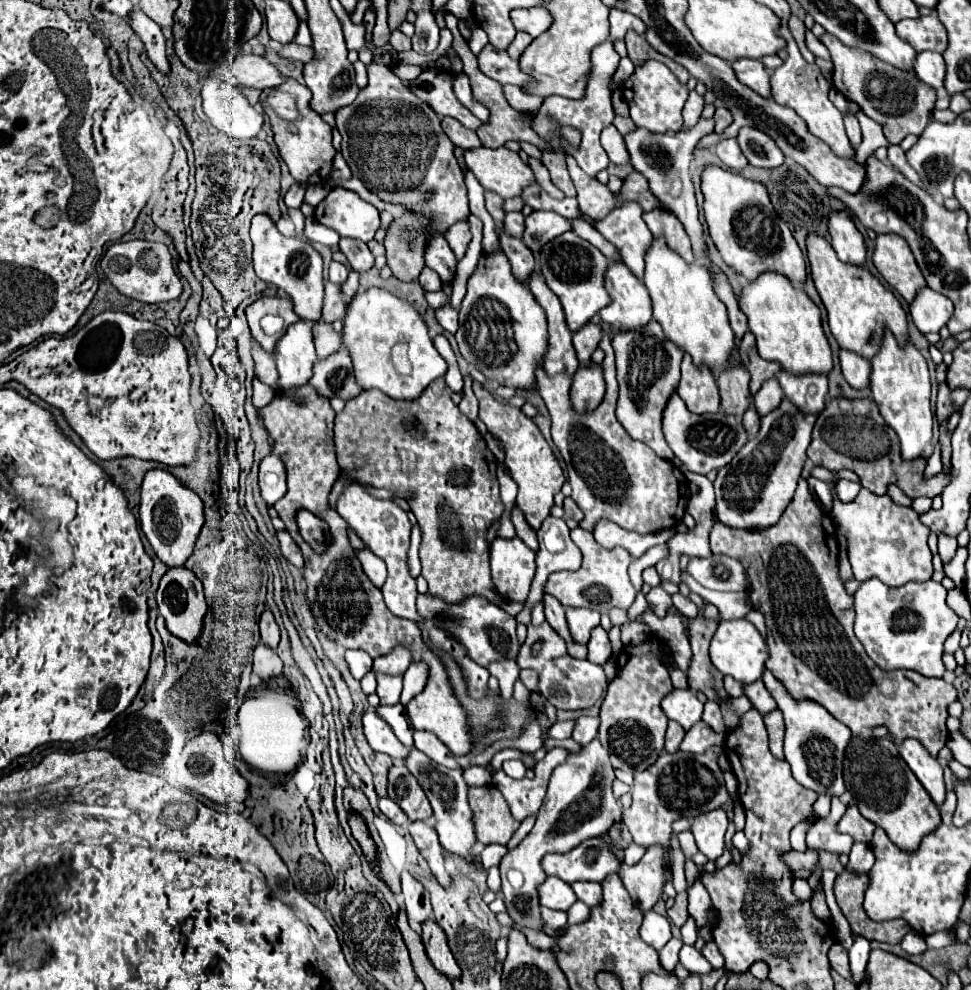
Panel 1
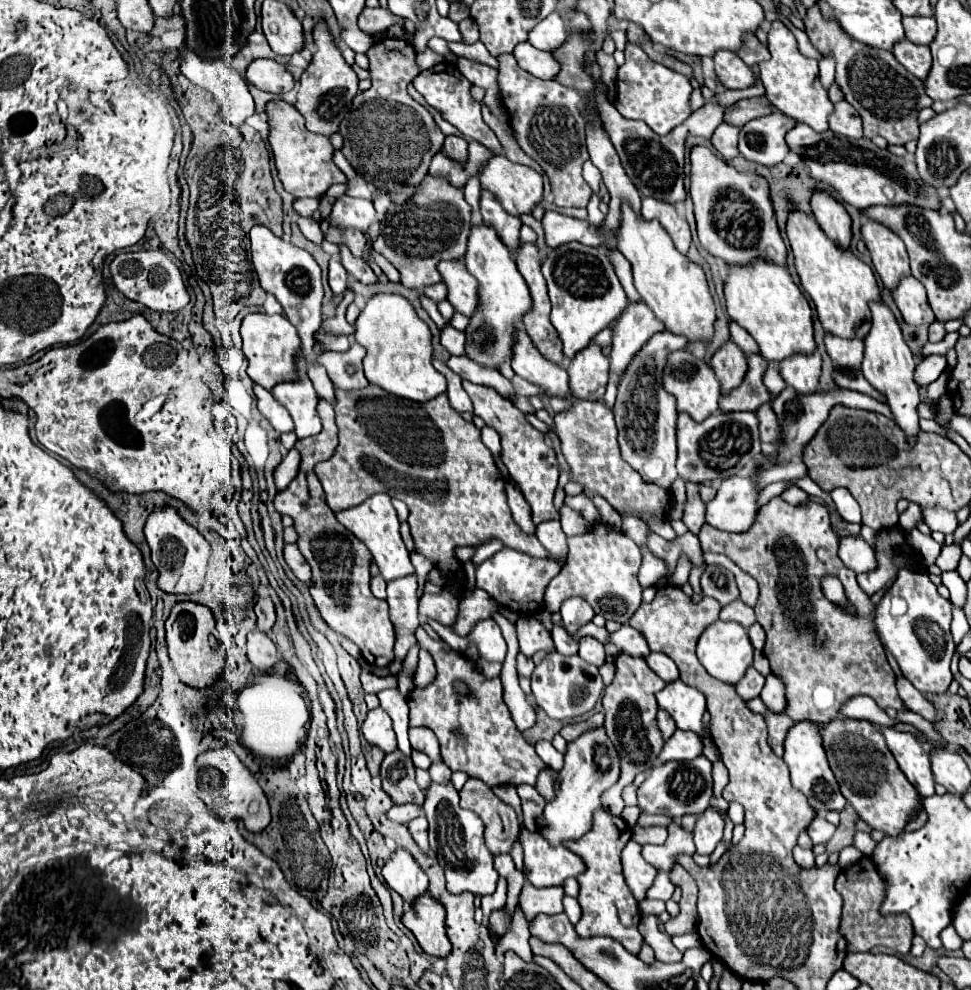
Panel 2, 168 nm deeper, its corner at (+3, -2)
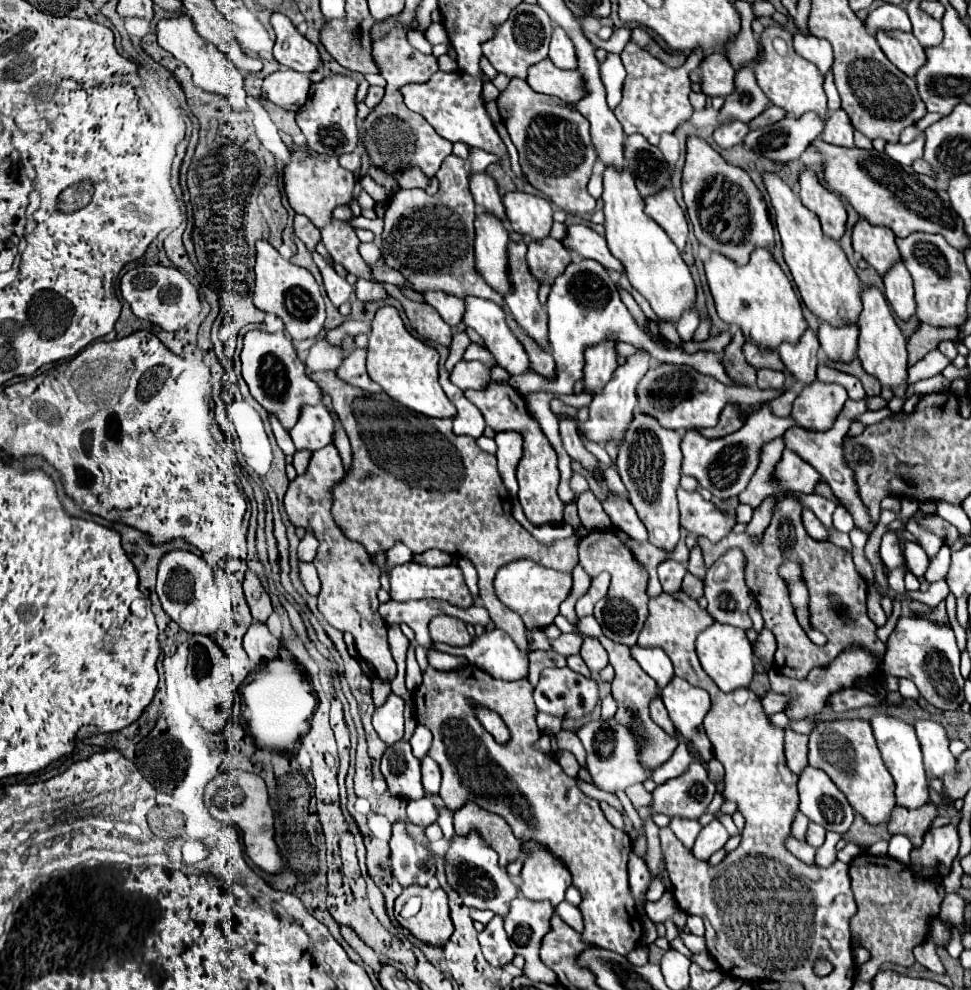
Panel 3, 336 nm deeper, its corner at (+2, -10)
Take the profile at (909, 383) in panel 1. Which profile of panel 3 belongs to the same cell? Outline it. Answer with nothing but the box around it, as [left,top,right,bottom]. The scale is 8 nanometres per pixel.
[858,287,908,397]

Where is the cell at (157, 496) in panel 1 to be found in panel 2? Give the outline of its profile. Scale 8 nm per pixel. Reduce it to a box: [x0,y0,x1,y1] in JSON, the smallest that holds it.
[145,507,209,593]

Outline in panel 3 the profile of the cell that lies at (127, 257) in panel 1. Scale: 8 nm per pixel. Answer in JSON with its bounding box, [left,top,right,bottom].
[120,265,202,333]

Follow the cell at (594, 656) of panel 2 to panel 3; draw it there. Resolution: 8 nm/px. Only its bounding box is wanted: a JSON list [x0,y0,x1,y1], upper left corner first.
[580,637,608,679]

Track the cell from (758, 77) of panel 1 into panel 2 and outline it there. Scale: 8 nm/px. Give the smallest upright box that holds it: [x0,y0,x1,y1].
[713,51,757,89]

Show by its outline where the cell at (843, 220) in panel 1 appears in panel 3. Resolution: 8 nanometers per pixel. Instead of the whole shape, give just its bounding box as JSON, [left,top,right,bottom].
[800,169,846,241]

